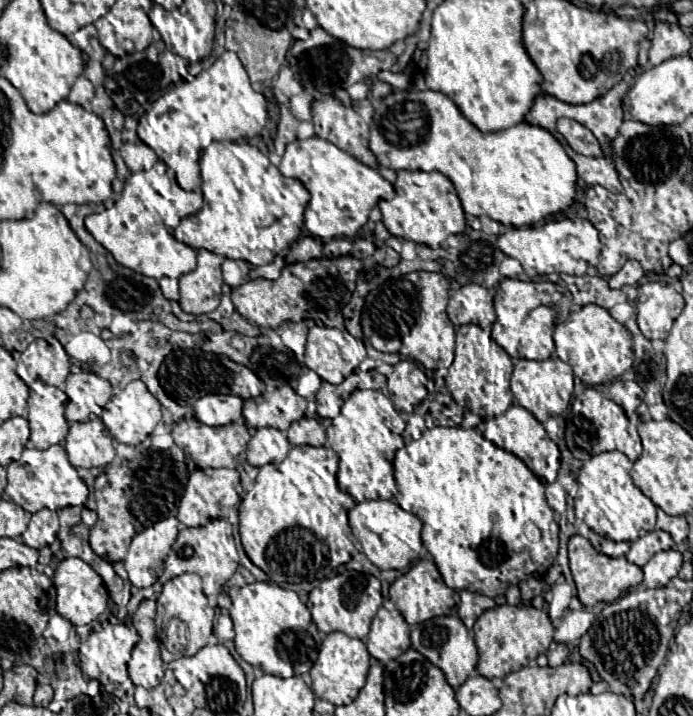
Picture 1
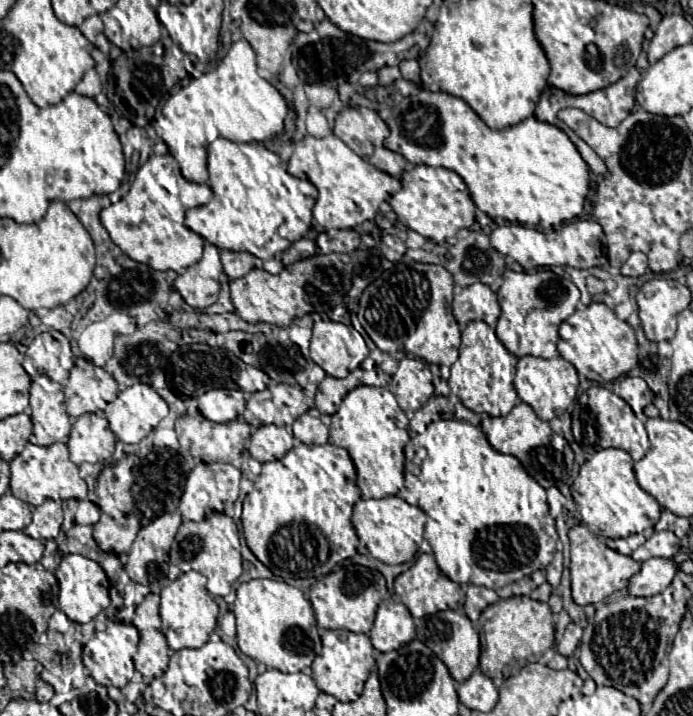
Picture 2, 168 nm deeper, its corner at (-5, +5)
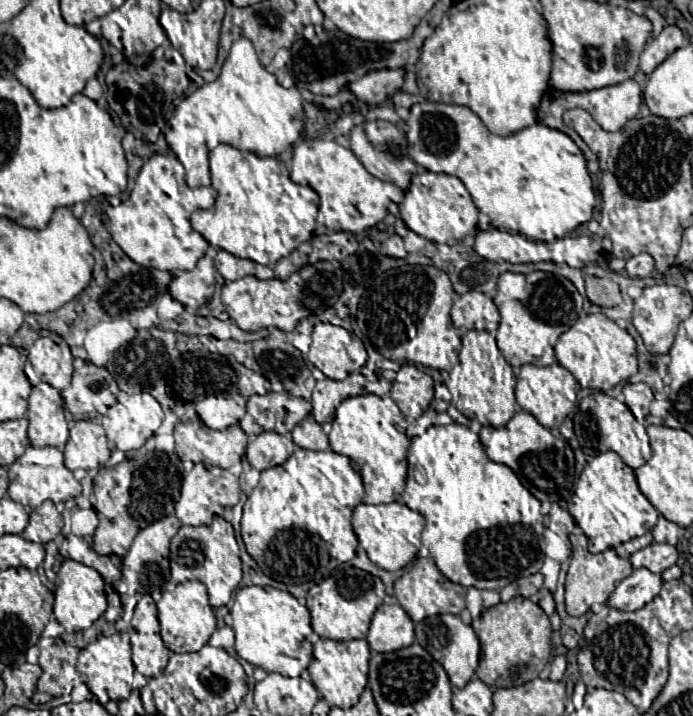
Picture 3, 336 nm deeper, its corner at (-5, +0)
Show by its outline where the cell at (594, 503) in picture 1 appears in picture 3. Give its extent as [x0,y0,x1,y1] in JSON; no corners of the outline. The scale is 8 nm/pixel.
[568,451,658,553]

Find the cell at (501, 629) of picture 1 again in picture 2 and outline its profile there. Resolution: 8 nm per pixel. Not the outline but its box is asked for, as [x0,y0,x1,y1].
[478,596,554,678]

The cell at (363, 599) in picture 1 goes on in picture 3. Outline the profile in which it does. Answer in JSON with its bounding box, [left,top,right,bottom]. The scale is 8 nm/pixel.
[308,565,382,641]

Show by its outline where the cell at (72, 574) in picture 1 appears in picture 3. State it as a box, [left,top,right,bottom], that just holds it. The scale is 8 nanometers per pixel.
[54,559,106,633]

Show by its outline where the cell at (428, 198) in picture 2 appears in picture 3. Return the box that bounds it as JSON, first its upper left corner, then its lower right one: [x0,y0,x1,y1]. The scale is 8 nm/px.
[400,171,478,243]

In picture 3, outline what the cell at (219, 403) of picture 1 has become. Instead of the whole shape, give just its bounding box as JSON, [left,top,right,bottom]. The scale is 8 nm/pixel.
[196,392,246,429]

